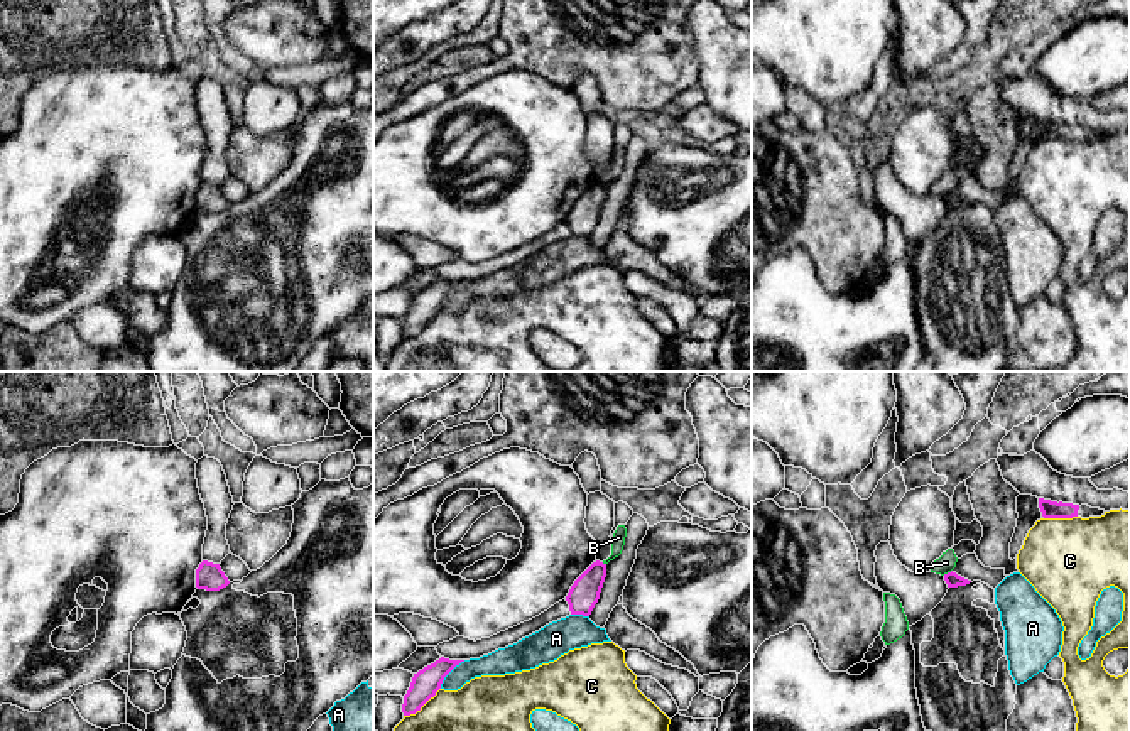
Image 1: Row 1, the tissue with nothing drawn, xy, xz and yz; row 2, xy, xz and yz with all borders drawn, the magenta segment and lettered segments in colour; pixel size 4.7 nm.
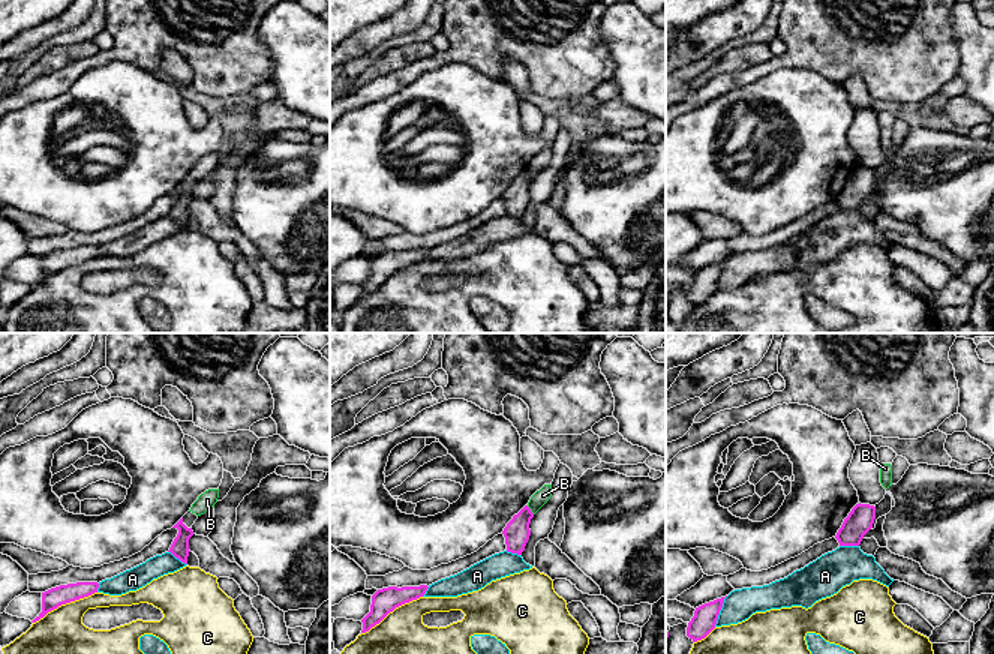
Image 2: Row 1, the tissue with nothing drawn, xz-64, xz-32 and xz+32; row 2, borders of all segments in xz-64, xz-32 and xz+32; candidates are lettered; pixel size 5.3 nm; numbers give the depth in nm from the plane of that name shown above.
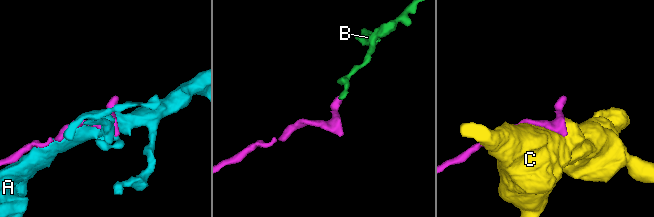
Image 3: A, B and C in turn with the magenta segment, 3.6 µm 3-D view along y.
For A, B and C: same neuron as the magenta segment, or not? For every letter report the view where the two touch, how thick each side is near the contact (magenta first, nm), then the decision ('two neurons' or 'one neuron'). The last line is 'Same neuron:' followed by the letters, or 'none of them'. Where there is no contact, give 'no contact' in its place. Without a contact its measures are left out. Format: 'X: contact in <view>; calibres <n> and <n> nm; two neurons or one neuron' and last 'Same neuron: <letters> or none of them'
A: contact in xz; calibres 140 and 120 nm; two neurons
B: contact in yz; calibres 70 and 90 nm; two neurons
C: contact in xz; calibres 140 and 480 nm; two neurons
Same neuron: none of them

